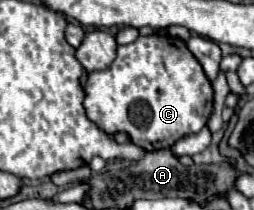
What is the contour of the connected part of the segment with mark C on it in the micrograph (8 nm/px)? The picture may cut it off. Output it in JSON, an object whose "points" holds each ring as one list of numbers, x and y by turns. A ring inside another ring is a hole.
{"points":[[169,34,139,36,127,46,117,46,117,58,113,64,107,70,89,72,83,92,83,106,91,122,95,122,103,132,105,128,113,128,111,134,125,132,133,144,147,152,171,148,179,138,199,132,207,124,213,110,213,88,201,64,181,38,173,38]]}

